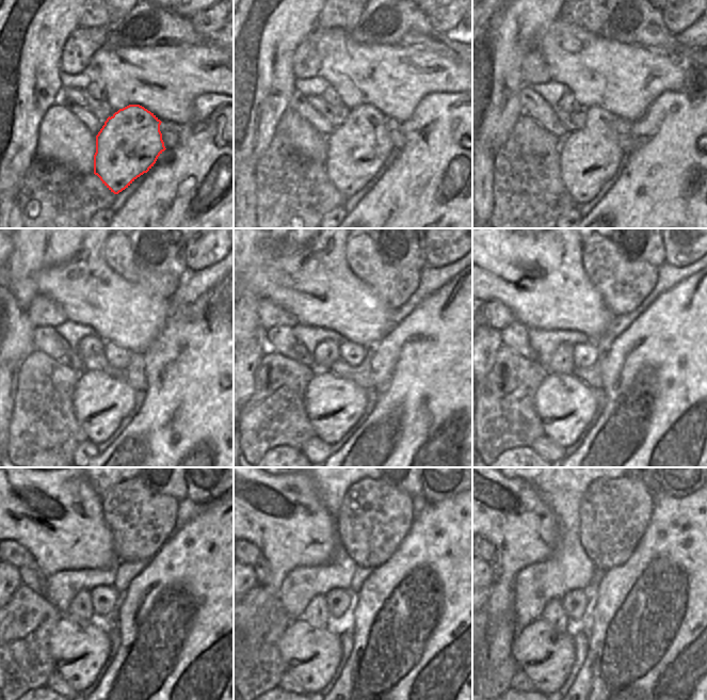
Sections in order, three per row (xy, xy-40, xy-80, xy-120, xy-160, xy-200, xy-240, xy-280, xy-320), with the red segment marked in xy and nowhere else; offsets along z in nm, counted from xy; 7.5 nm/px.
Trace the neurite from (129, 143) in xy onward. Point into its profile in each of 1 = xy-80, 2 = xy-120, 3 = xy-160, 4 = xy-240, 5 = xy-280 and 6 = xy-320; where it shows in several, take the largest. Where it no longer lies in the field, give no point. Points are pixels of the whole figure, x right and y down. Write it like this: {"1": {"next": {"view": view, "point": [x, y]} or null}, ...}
{"1": {"next": {"view": "xy-80", "point": [588, 158]}}, "2": {"next": {"view": "xy-120", "point": [100, 402]}}, "3": {"next": {"view": "xy-160", "point": [333, 404]}}, "4": {"next": {"view": "xy-240", "point": [79, 649]}}, "5": {"next": {"view": "xy-280", "point": [311, 655]}}, "6": {"next": {"view": "xy-320", "point": [544, 654]}}}

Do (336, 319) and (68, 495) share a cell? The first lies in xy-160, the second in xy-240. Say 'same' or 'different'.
same

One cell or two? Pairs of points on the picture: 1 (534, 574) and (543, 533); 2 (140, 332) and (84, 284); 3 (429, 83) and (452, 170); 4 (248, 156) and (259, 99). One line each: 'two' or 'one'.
1: two
2: one
3: two
4: one

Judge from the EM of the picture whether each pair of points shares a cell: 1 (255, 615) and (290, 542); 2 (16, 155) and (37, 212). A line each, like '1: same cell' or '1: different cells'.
1: same cell
2: different cells

